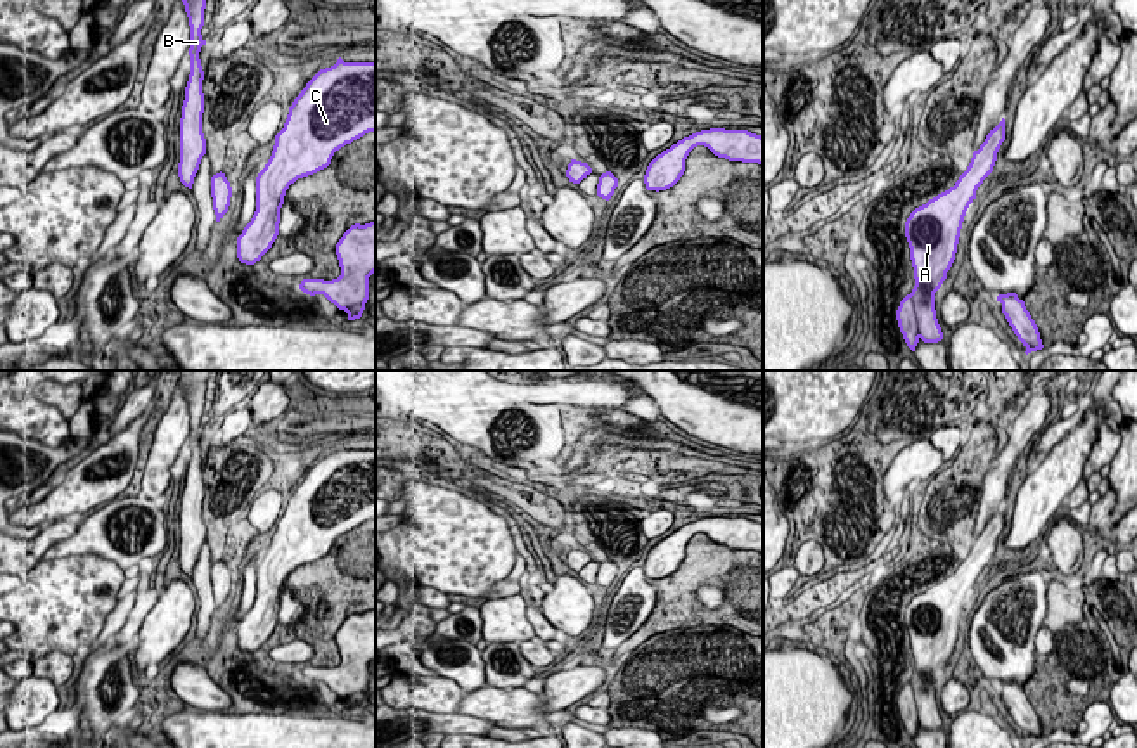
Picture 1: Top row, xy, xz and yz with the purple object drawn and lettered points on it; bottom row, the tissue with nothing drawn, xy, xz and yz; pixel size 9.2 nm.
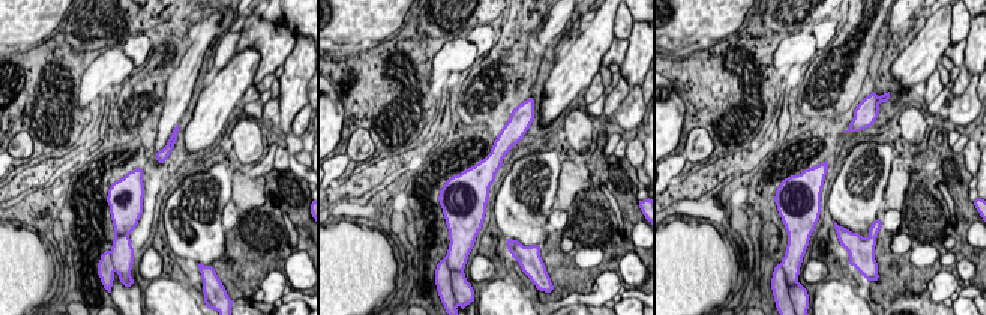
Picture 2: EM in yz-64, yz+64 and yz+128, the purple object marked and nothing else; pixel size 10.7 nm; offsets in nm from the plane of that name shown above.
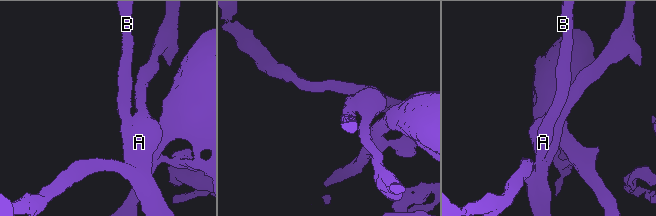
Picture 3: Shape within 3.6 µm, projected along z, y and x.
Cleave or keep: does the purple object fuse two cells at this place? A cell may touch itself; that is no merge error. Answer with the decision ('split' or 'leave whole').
leave whole

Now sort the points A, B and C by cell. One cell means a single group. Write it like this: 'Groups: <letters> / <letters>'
Groups: A B C

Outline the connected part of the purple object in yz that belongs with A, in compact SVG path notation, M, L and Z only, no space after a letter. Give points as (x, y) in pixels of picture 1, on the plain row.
M1005 507L990 518L985 530L973 540L967 558L954 575L915 596L905 609L915 674L896 698L900 720L915 739L917 731L943 727L935 698L935 680L950 658L960 625L962 609L976 578L993 559L997 540L1005 528Z

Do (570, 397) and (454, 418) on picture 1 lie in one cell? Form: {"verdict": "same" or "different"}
{"verdict": "same"}

